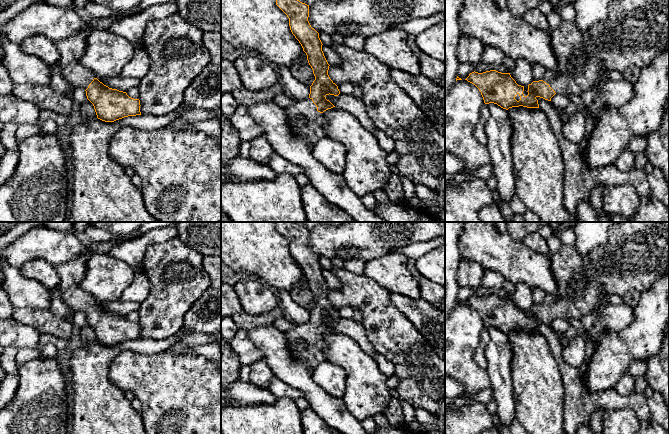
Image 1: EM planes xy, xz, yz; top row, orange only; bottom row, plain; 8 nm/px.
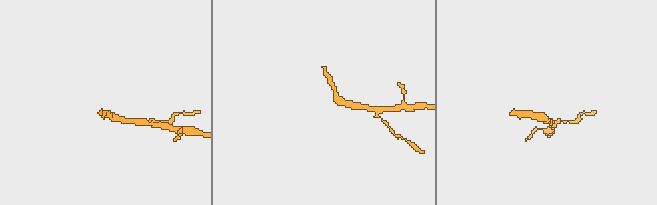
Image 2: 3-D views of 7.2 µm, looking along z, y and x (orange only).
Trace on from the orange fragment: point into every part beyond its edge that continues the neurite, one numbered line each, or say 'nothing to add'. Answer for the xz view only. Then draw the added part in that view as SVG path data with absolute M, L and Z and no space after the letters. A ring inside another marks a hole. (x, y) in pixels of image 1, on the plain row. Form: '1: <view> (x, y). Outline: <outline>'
1: xz (304, 344). Outline: M309 321L305 324L294 324L284 335L288 342L289 353L311 370L327 361L326 344Z

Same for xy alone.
1: xy (71, 273). Outline: M81 255L55 266L60 277L56 288L71 312L80 311L86 314L95 302L94 298L88 296L80 287L85 277L88 258L89 255Z

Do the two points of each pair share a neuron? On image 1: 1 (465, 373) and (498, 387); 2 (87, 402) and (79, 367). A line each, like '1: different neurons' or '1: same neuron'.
1: different neurons
2: same neuron

